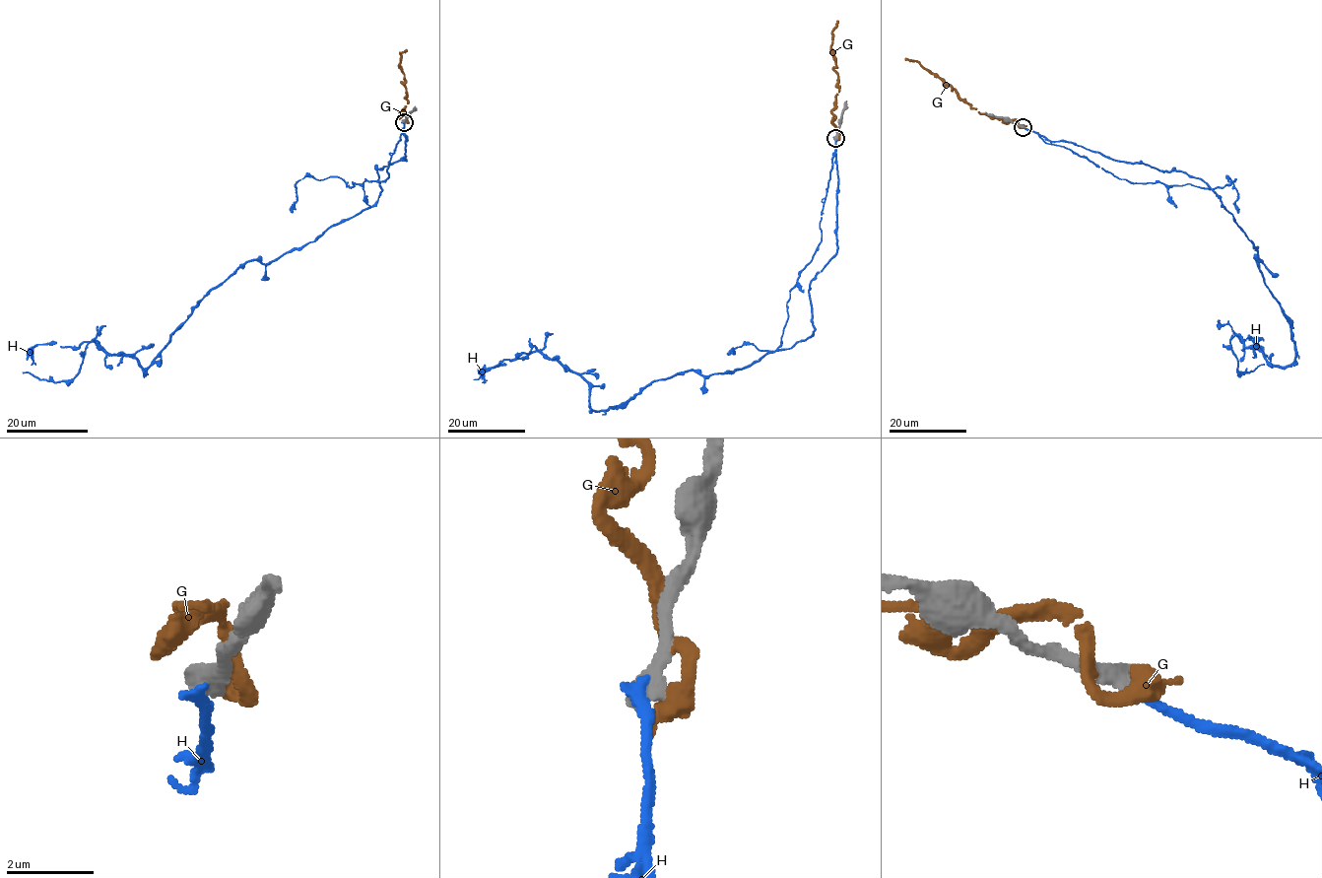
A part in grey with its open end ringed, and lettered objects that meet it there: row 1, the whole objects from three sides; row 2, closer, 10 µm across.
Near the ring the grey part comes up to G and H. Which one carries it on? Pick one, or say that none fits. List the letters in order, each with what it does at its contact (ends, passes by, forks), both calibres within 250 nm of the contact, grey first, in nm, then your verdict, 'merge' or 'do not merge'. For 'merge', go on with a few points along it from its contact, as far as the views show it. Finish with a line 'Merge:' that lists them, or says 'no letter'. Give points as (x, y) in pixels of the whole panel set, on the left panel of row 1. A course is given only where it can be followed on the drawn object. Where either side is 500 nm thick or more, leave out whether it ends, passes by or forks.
G: it passes by; calibres 360 and 280 nm; do not merge
H: it ends; calibres 480 and 280 nm; do not merge
Merge: no letter

